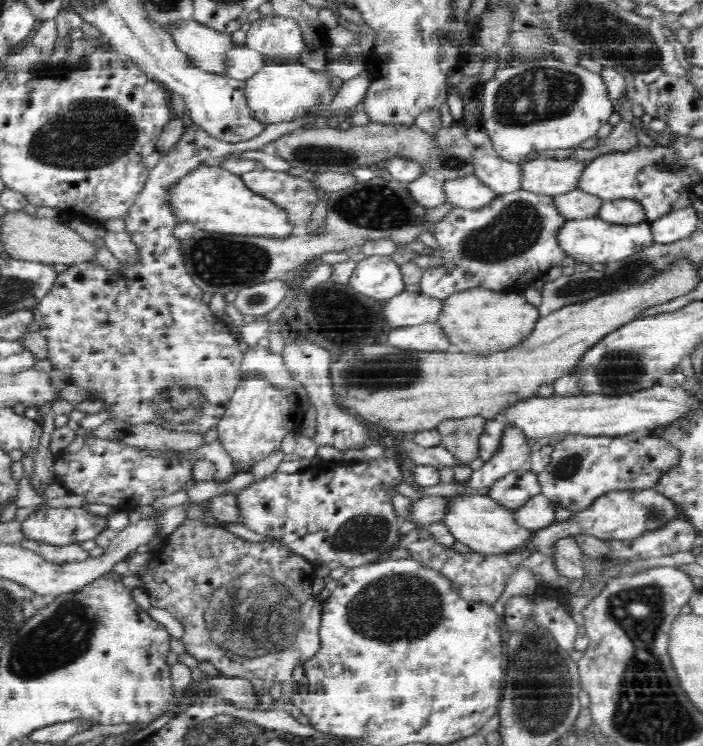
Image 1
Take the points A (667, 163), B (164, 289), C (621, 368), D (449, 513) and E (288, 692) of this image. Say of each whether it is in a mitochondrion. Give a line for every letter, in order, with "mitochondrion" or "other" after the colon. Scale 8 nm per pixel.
A: mitochondrion
B: other
C: mitochondrion
D: other
E: other

